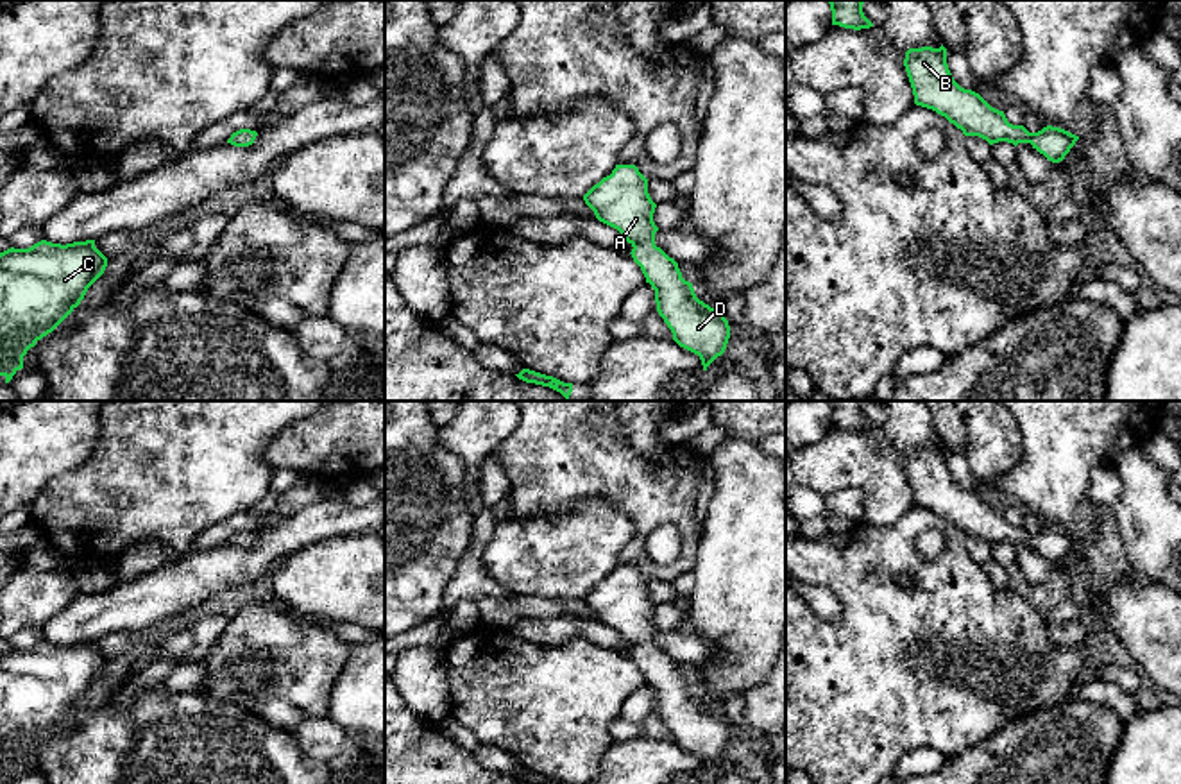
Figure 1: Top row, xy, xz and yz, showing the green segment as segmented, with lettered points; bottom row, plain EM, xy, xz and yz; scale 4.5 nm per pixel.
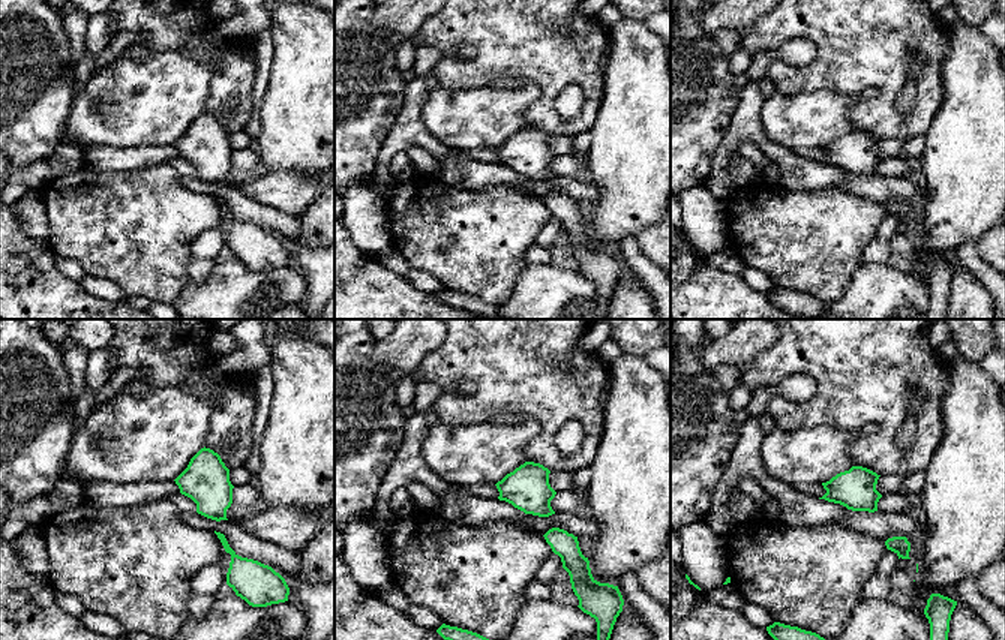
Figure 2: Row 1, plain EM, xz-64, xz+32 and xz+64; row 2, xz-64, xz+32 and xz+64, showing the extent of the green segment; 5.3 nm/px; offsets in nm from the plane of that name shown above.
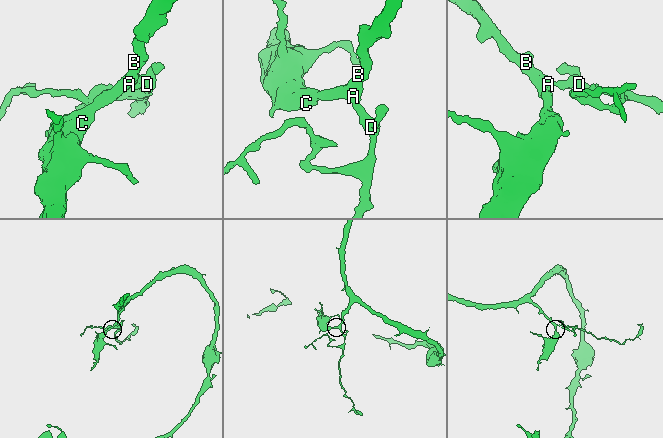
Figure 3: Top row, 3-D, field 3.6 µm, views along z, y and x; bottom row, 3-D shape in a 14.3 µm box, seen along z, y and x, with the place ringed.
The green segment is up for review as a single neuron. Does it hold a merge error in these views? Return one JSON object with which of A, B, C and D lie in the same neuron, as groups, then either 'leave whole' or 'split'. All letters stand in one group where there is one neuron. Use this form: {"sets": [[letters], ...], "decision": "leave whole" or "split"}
{"sets": [["A", "B", "C", "D"]], "decision": "leave whole"}

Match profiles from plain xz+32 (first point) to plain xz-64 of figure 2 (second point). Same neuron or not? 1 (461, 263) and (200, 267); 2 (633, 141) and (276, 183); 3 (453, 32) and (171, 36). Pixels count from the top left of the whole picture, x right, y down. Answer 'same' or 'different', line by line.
1: different
2: different
3: same

